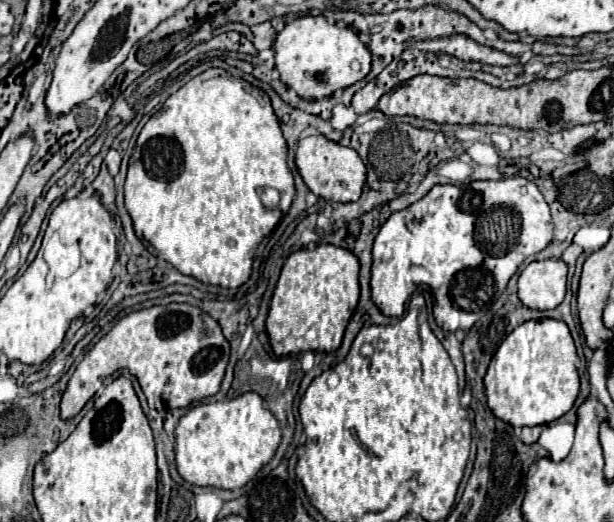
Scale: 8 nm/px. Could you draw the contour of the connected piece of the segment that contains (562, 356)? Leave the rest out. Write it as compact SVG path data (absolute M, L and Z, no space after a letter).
M527 320L517 326L495 352L487 376L487 404L511 426L539 426L561 418L579 394L577 352L569 328L561 320Z

